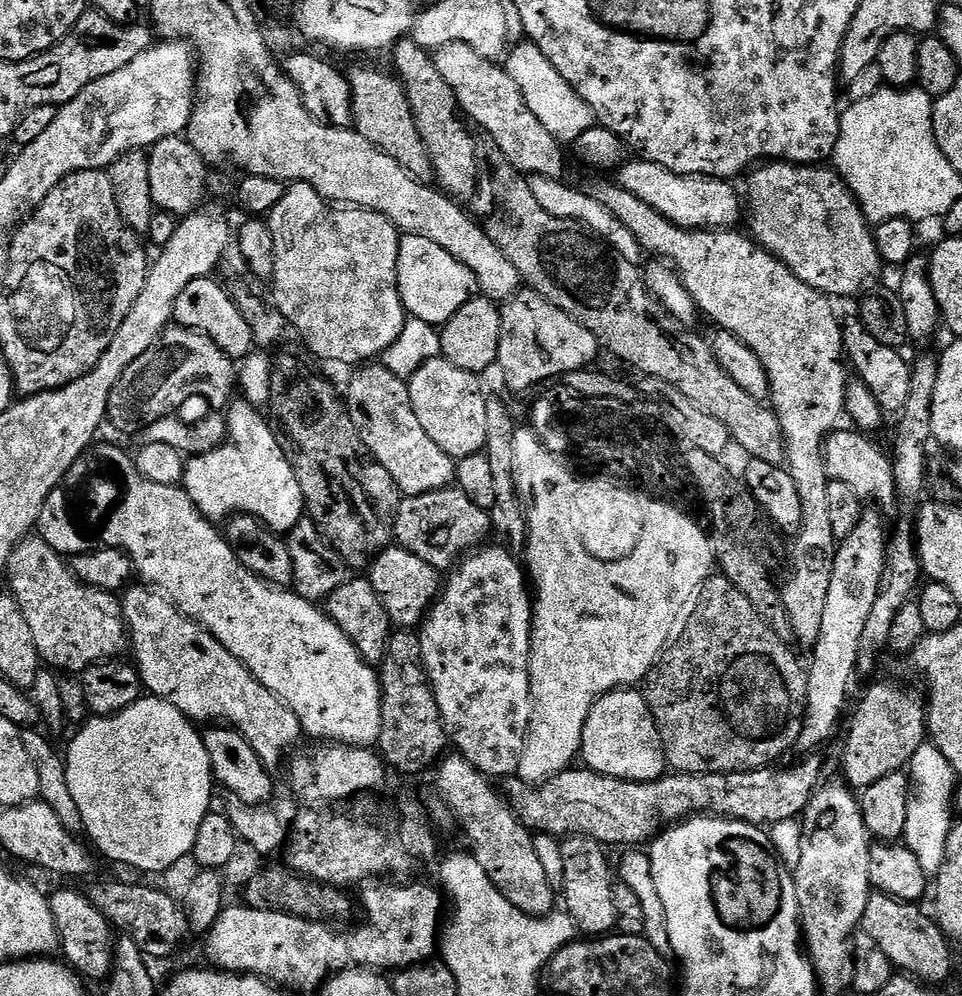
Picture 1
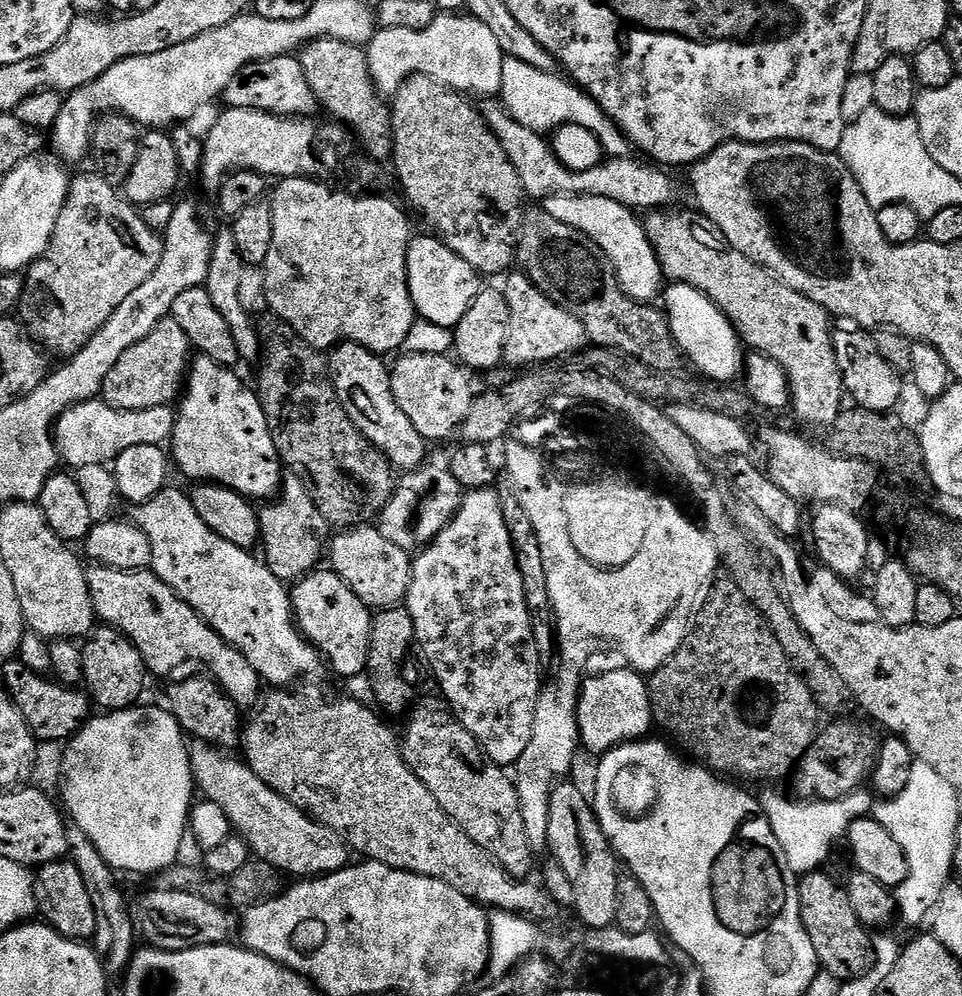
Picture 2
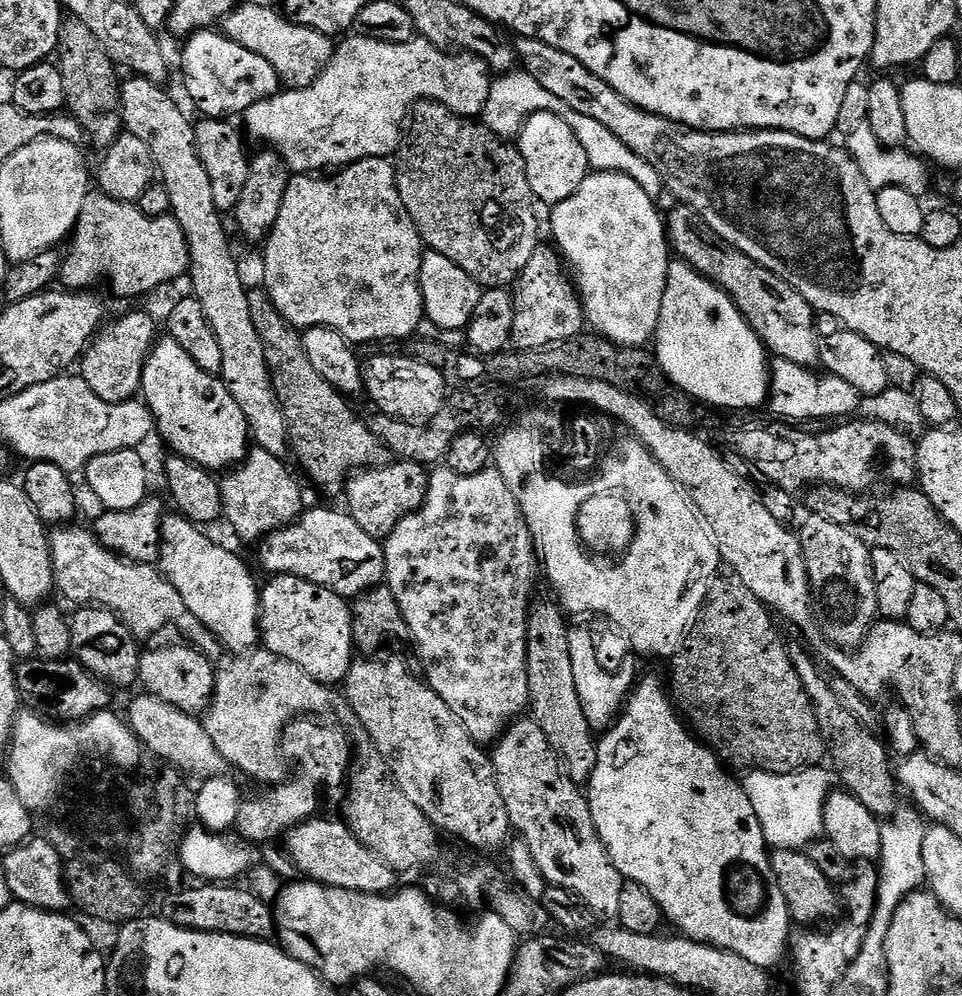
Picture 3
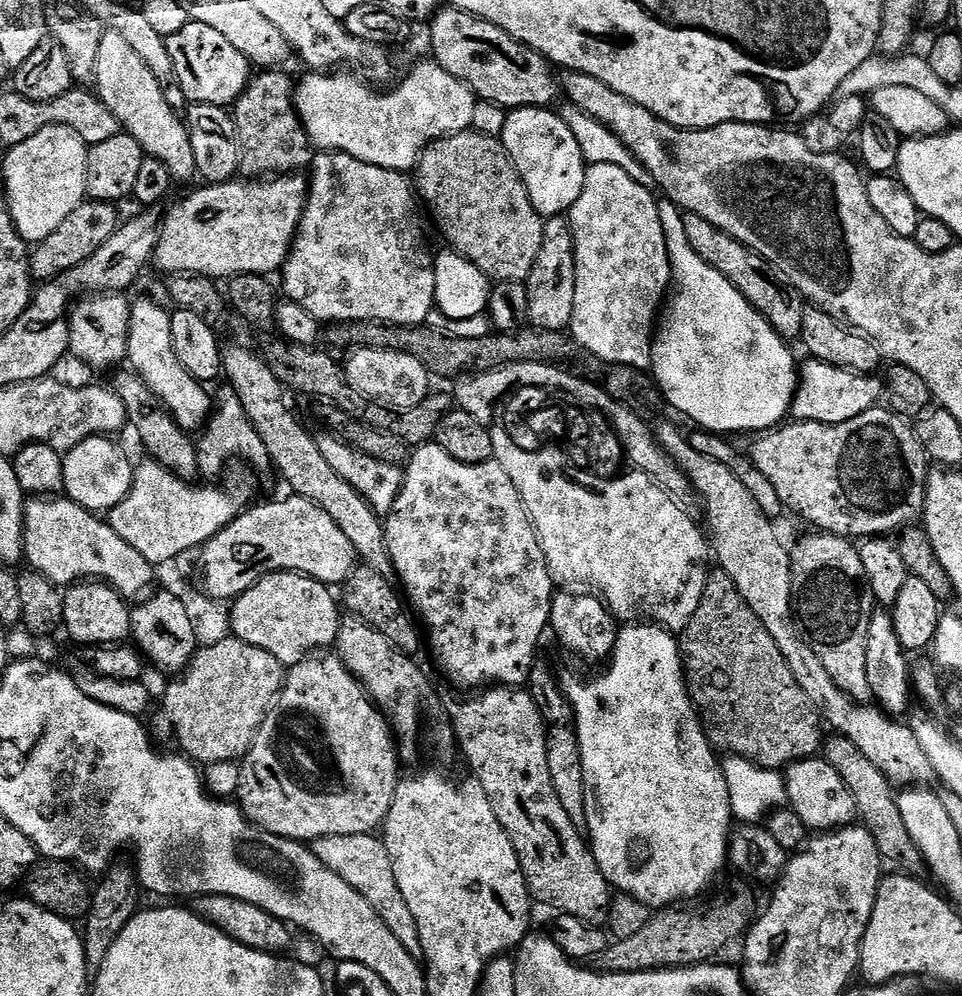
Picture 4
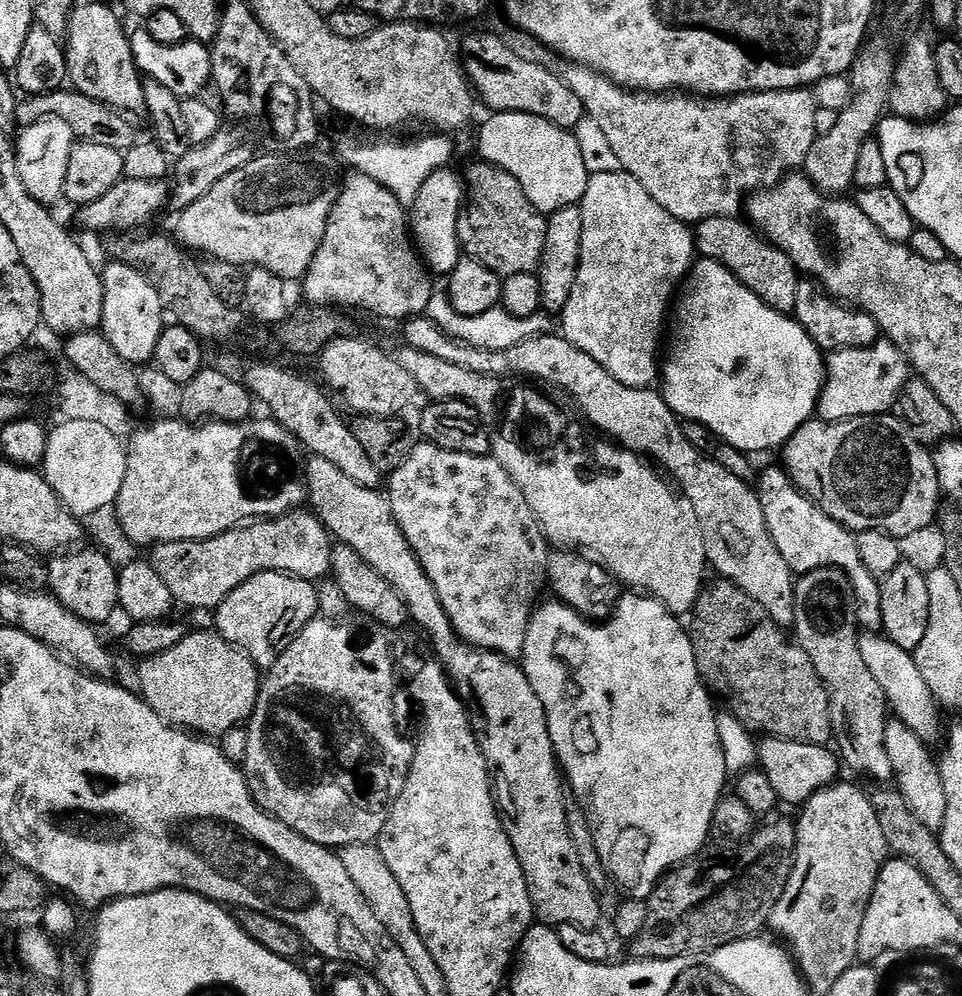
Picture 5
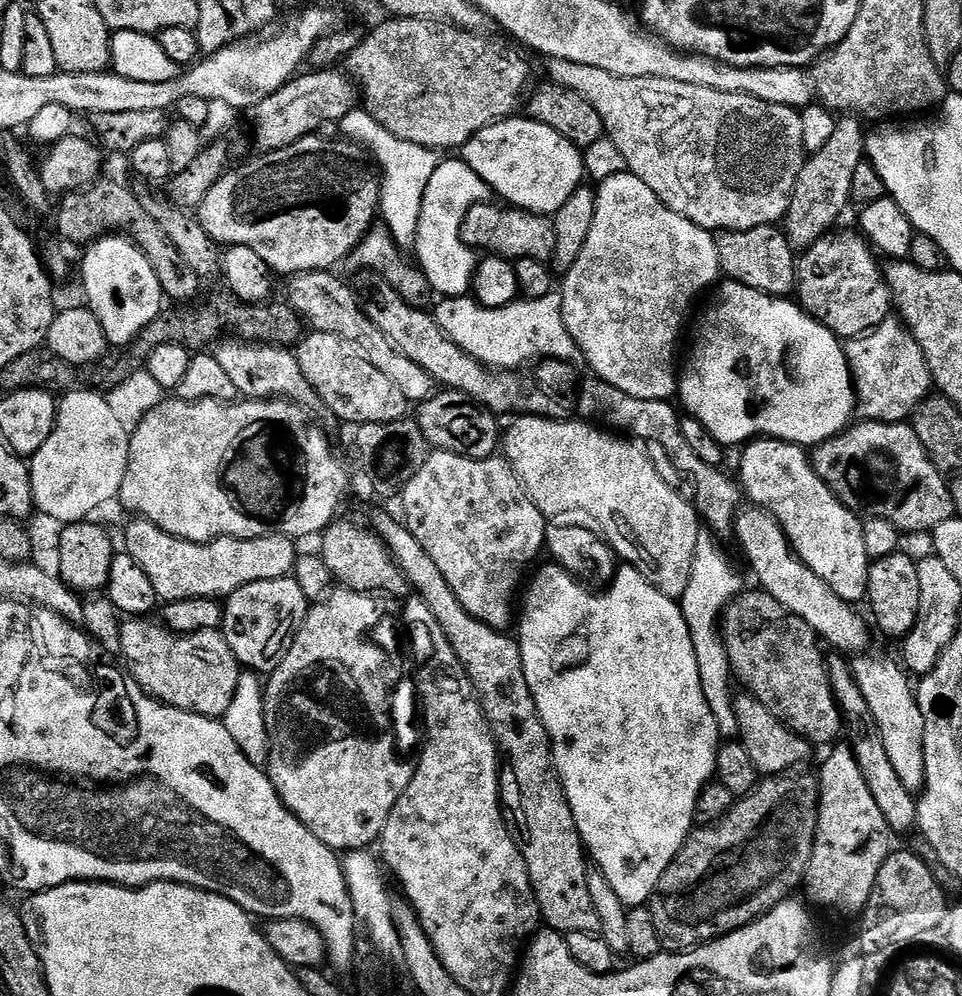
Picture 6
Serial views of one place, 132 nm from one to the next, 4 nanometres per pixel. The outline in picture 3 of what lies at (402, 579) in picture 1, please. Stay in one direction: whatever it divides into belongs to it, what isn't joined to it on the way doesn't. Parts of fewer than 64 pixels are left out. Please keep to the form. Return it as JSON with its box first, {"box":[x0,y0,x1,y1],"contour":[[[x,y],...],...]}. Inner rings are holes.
{"box":[259,508,386,598],"contour":[[[312,508],[286,527],[270,532],[259,541],[260,564],[268,574],[297,576],[306,582],[326,586],[339,596],[355,598],[386,580],[386,558],[381,541],[370,538],[347,511]]]}

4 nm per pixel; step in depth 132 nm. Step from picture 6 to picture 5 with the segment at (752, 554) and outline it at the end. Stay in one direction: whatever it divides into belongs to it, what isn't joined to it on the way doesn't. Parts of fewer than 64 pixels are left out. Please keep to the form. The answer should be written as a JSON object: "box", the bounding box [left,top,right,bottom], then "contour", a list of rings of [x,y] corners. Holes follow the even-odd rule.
{"box":[860,634,942,745],"contour":[[[883,634],[861,635],[860,649],[870,674],[874,674],[878,686],[882,686],[886,694],[891,715],[906,726],[910,726],[910,730],[914,730],[914,734],[918,734],[918,738],[922,738],[924,744],[935,745],[935,740],[939,741],[942,736],[942,728],[940,732],[942,709],[936,703],[934,694],[930,694],[930,686],[926,686],[926,681],[923,680],[916,665],[915,655],[902,650],[902,646],[894,646],[894,642],[890,642]]]}

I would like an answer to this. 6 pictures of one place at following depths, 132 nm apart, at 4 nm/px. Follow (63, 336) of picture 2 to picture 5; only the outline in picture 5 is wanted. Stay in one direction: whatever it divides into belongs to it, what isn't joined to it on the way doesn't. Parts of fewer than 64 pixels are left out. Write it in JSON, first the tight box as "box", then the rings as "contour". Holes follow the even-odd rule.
{"box":[175,150,342,282],"contour":[[[305,150],[276,156],[260,154],[242,166],[242,170],[226,174],[210,194],[202,194],[198,202],[179,213],[180,221],[175,232],[179,243],[193,253],[205,252],[203,255],[213,260],[238,264],[245,269],[265,268],[270,274],[278,274],[285,282],[303,281],[310,262],[314,262],[314,254],[318,254],[318,246],[322,246],[328,219],[342,187],[341,161],[333,153],[332,157],[330,153],[320,151]]]}

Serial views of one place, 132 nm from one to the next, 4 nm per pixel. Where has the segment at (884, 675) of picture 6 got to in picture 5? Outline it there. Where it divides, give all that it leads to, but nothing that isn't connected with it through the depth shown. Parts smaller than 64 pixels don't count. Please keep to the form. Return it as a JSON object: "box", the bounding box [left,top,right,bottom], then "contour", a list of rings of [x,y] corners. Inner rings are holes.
{"box":[886,718,946,833],"contour":[[[895,718],[889,719],[886,726],[886,750],[890,750],[890,763],[894,765],[894,784],[906,798],[906,806],[930,831],[939,833],[946,818],[946,786],[942,786],[942,774],[937,757],[932,756],[933,749],[910,730],[902,721]]]}

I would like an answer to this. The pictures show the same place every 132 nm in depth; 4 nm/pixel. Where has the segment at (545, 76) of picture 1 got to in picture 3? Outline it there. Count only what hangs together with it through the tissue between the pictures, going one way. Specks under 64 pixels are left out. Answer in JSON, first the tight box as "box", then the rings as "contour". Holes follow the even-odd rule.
{"box":[482,70,665,198],"contour":[[[523,70],[506,72],[493,79],[490,98],[486,98],[482,123],[495,136],[512,142],[520,135],[524,123],[540,111],[556,114],[558,118],[562,118],[563,122],[566,122],[567,126],[570,126],[571,130],[574,130],[574,134],[582,144],[589,169],[592,172],[626,174],[630,178],[634,178],[634,182],[638,182],[638,186],[642,186],[642,190],[646,190],[646,194],[653,198],[659,197],[659,192],[665,191],[660,175],[654,170],[654,166],[650,166],[650,162],[638,158],[638,154],[634,154],[634,150],[630,150],[621,140],[614,138],[614,134],[610,134],[610,130],[606,130],[606,126],[594,122],[594,118],[586,118],[586,114],[578,114],[578,110],[570,110],[570,106],[566,106],[566,102],[554,98],[554,94],[550,94],[550,90],[545,90],[539,82],[534,82],[534,78],[530,78],[530,74],[526,74]]]}

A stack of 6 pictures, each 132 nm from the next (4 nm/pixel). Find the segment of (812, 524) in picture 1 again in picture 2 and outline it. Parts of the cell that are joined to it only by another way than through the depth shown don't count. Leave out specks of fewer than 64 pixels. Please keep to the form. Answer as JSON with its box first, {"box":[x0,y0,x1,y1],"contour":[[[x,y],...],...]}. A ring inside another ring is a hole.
{"box":[642,210,846,430],"contour":[[[652,210],[642,220],[646,234],[654,246],[654,254],[664,272],[665,281],[694,286],[694,290],[704,292],[706,298],[710,298],[710,302],[714,302],[714,306],[718,306],[718,310],[726,314],[728,321],[736,327],[737,336],[751,351],[766,354],[774,358],[778,366],[782,366],[788,379],[788,389],[792,391],[790,408],[791,411],[796,411],[797,418],[820,430],[827,430],[840,417],[846,404],[842,370],[838,370],[838,358],[834,354],[832,341],[833,317],[822,306],[818,306],[818,302],[810,302],[810,298],[798,294],[798,290],[767,272],[761,264],[755,264],[749,256],[734,250],[722,230],[708,223],[707,216],[696,210],[672,211]]]}

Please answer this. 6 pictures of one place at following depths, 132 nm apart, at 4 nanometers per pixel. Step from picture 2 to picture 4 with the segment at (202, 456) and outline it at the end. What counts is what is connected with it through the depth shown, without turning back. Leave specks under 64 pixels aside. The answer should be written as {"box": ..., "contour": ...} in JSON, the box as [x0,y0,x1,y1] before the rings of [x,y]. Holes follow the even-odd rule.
{"box":[127,300,214,434],"contour":[[[140,300],[132,304],[127,363],[131,371],[141,376],[146,386],[150,386],[150,390],[154,390],[154,394],[162,401],[165,409],[185,432],[192,434],[207,425],[214,400],[210,392],[208,396],[207,390],[204,389],[207,387],[193,378],[174,354],[172,317],[169,309],[164,309],[162,305],[155,304],[152,300]]]}

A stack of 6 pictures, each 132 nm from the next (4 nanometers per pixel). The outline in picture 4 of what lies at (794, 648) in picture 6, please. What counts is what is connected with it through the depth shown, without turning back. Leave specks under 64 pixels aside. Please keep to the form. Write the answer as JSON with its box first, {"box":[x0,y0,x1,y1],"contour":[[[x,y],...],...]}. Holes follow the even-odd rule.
{"box":[678,571,821,770],"contour":[[[709,571],[708,581],[702,590],[702,602],[698,602],[694,618],[690,618],[683,632],[679,633],[678,643],[688,694],[700,713],[700,722],[704,725],[708,741],[717,753],[741,756],[760,768],[784,770],[795,760],[813,759],[821,751],[820,715],[809,704],[806,694],[802,694],[802,686],[798,686],[790,670],[790,662],[782,658],[778,642],[770,638],[770,630],[766,630],[758,614],[750,610],[730,574]]]}

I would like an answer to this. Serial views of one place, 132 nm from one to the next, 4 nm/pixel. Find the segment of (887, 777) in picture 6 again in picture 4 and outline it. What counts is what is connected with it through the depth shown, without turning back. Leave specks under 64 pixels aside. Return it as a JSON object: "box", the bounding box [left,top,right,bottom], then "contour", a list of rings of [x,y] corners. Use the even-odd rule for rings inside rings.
{"box":[790,530,877,704],"contour":[[[816,530],[811,534],[813,536],[802,537],[790,548],[794,612],[808,645],[814,654],[818,654],[818,658],[822,658],[822,666],[826,666],[830,678],[834,678],[840,689],[857,704],[867,704],[872,700],[872,691],[870,678],[866,676],[866,638],[870,634],[870,622],[877,602],[868,585],[866,570],[862,570],[860,550],[851,539],[834,536],[831,532]]]}

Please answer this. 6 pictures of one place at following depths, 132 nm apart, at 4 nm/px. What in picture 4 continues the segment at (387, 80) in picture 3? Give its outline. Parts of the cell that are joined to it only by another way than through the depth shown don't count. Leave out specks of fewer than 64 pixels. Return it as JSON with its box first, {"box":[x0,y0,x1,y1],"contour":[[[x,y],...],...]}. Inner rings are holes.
{"box":[294,63,478,174],"contour":[[[427,63],[418,65],[400,85],[397,83],[387,90],[377,90],[355,75],[308,74],[301,84],[299,81],[295,85],[294,99],[296,113],[300,116],[313,149],[321,152],[345,152],[358,158],[358,162],[408,174],[415,169],[421,154],[427,150],[431,141],[469,131],[474,122],[474,106],[478,102],[476,95],[461,80],[454,78],[454,74],[446,74],[440,64]]]}

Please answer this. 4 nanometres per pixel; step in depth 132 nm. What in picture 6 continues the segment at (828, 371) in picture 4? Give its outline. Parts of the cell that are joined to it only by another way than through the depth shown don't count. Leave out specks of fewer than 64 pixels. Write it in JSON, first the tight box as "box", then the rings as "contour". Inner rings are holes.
{"box":[844,318,933,424],"contour":[[[889,318],[863,336],[855,336],[844,344],[844,353],[856,386],[855,415],[861,421],[877,420],[883,424],[907,421],[912,411],[933,391],[930,366],[922,354],[922,346],[910,334],[903,320]]]}

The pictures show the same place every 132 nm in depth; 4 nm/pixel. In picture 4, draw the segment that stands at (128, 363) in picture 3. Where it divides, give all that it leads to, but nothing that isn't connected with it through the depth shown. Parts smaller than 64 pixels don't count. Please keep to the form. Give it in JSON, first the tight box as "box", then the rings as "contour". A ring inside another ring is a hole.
{"box":[68,292,132,369],"contour":[[[102,292],[75,301],[68,318],[68,351],[73,357],[92,368],[115,369],[127,361],[132,304],[126,297],[118,292]]]}

